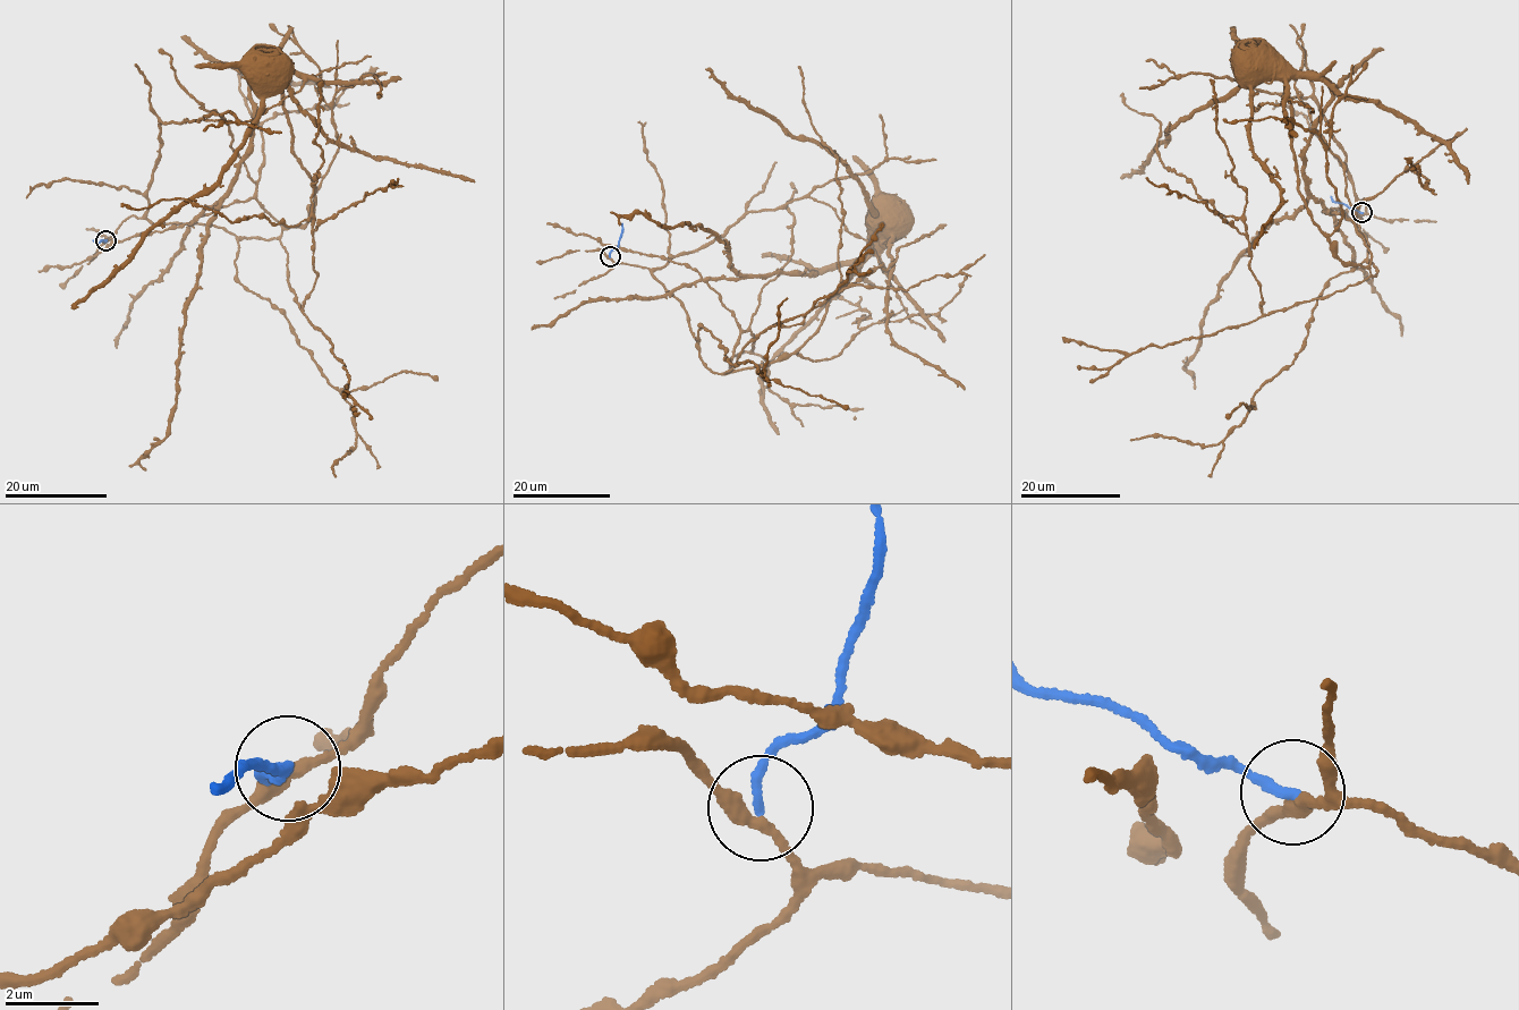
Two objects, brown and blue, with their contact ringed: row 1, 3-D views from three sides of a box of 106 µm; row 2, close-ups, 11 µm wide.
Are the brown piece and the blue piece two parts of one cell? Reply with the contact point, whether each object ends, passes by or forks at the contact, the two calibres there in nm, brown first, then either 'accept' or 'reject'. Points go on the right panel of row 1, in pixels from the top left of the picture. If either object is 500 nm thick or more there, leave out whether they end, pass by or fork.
(1361, 212) | brown passes by | blue ends | 280/200 nm | reject

